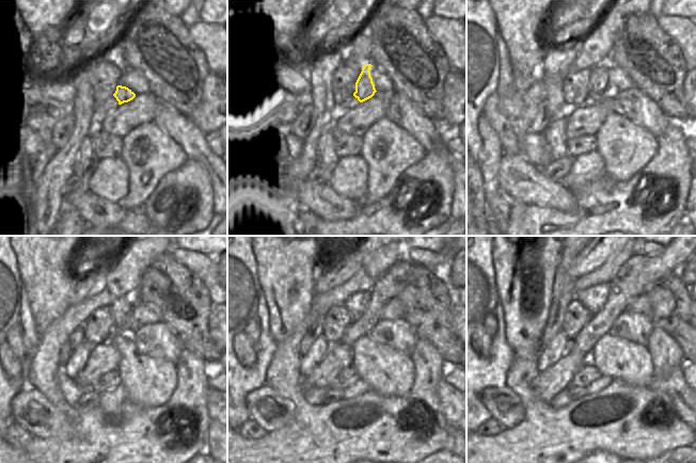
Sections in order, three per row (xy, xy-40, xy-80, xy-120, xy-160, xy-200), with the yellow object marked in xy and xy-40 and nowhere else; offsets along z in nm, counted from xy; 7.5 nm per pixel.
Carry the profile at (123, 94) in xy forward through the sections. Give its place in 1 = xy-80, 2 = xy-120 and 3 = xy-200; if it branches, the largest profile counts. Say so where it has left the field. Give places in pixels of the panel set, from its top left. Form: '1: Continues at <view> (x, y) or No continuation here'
1: Continues at xy-80 (600, 74)
2: Continues at xy-120 (121, 309)
3: Continues at xy-200 (594, 298)

